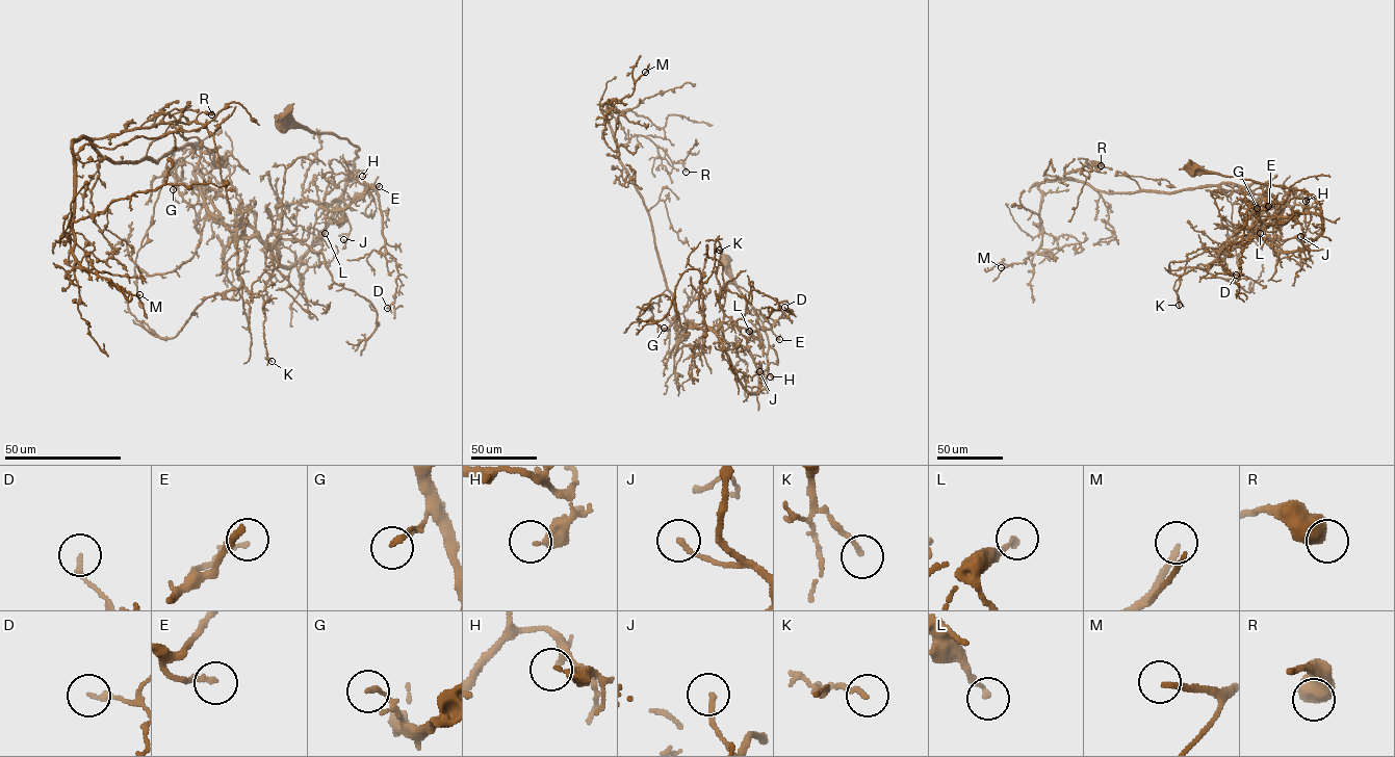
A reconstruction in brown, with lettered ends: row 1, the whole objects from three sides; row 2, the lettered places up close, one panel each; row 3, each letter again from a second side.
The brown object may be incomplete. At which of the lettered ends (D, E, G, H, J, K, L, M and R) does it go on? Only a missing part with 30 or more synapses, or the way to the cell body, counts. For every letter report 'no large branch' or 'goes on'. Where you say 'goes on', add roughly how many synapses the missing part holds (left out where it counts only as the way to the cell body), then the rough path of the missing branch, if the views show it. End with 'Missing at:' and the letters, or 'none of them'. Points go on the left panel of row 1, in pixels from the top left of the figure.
D: no large branch
E: no large branch
G: no large branch
H: no large branch
J: no large branch
K: no large branch
L: no large branch
M: goes on | 45 syn | (139, 294), (150, 297), (173, 290)
R: no large branch
Missing at: M

